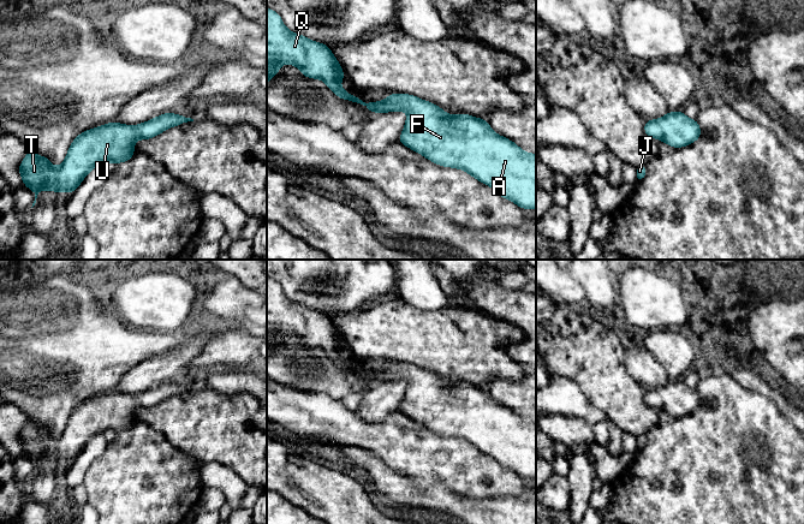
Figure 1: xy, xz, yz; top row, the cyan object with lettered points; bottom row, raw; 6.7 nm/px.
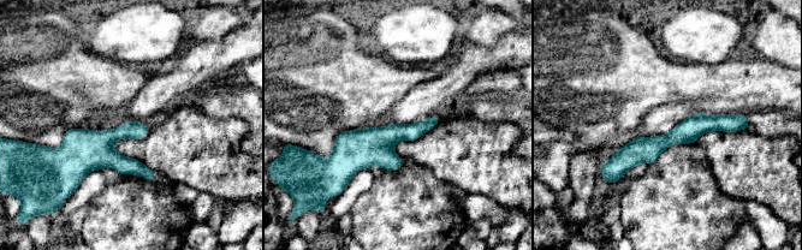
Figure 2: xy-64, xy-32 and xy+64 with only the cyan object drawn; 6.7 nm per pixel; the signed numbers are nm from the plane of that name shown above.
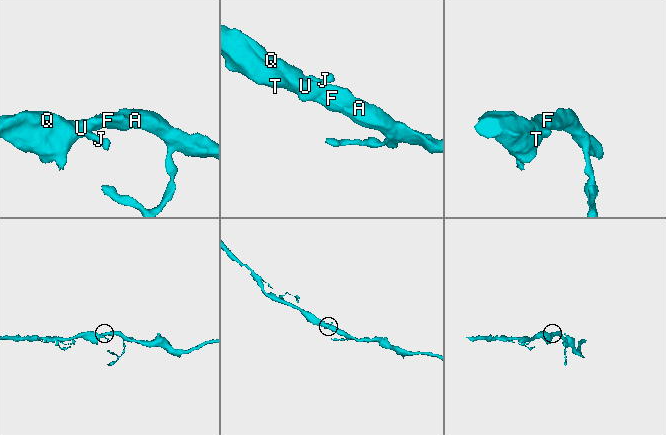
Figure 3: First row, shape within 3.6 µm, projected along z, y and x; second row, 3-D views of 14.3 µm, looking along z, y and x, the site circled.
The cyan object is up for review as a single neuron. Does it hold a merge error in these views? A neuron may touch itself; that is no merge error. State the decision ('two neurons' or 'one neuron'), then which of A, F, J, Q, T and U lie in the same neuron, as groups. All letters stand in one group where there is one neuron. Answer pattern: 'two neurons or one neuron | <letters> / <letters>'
one neuron | A F J Q T U

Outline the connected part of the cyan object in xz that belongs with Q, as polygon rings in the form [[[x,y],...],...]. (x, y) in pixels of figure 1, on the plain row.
[[[267,276],[267,352],[280,340],[281,333],[293,333],[303,345],[322,349],[339,368],[361,373],[369,381],[405,380],[409,385],[398,411],[440,435],[464,439],[520,477],[536,478],[536,423],[528,423],[512,410],[496,404],[484,388],[470,383],[447,385],[436,374],[413,364],[389,363],[383,370],[365,373],[347,363],[340,356],[340,350],[345,347],[343,338],[329,316],[291,302],[281,286]]]

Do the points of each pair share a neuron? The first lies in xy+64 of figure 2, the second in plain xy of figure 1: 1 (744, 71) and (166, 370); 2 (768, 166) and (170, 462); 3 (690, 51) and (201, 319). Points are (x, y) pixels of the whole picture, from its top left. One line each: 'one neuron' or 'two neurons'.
1: two neurons
2: two neurons
3: two neurons

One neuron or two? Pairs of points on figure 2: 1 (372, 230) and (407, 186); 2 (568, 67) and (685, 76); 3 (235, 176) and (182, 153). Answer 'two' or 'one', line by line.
1: one
2: one
3: one

